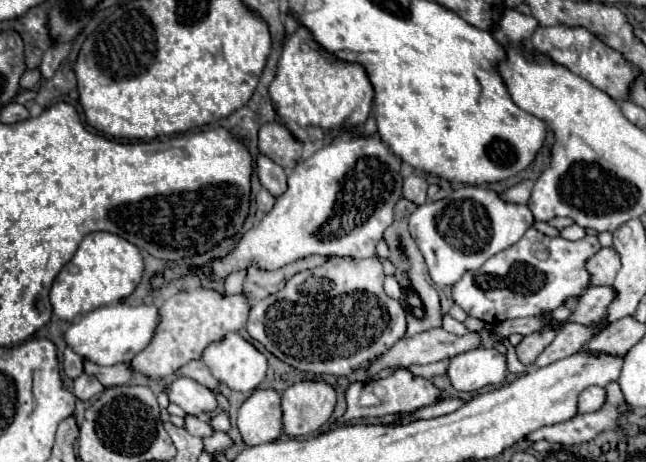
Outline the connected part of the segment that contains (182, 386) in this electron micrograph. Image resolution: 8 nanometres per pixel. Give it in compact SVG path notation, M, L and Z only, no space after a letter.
M177 377L167 387L167 395L169 395L169 401L177 403L187 415L213 413L217 409L215 393L189 377Z

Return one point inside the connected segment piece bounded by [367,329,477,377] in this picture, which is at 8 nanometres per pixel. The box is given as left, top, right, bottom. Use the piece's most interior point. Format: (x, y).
(437, 344)

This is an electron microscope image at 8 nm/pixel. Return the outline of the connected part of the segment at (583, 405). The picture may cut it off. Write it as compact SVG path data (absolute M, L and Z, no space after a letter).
M587 387L581 395L579 395L579 413L593 413L599 411L607 401L605 389L603 387Z

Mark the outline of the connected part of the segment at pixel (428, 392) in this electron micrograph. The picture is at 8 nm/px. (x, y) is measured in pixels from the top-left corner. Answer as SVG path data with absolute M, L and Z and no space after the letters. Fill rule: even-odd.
M397 369L393 375L383 379L367 379L351 383L351 389L347 391L347 421L351 421L351 415L357 417L383 417L391 413L413 413L421 407L433 405L437 401L439 391L433 387L431 381L413 375L409 369ZM359 387L359 391L357 391ZM351 401L357 403L357 407L351 407Z

